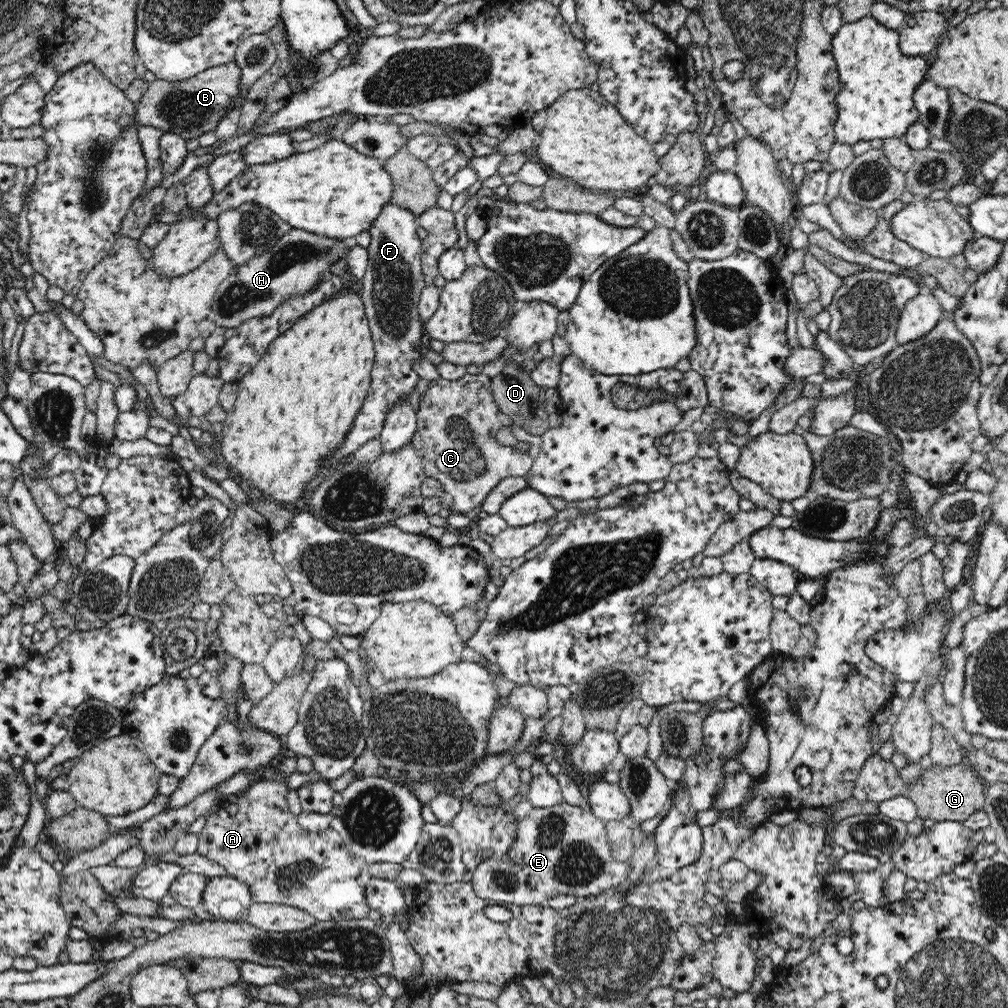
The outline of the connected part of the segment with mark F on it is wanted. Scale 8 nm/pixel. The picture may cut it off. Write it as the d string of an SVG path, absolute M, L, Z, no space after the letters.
M386 202L384 205L380 215L367 230L370 236L366 248L368 264L365 275L360 280L360 298L375 350L371 383L350 432L341 447L329 456L325 466L336 464L344 456L356 452L356 448L360 448L366 440L379 438L386 412L392 408L394 402L408 400L421 377L414 372L412 364L423 358L416 349L416 344L419 344L418 348L427 345L423 320L418 314L420 292L426 285L420 262L422 240L418 237L417 217L412 211L398 206L397 203Z

